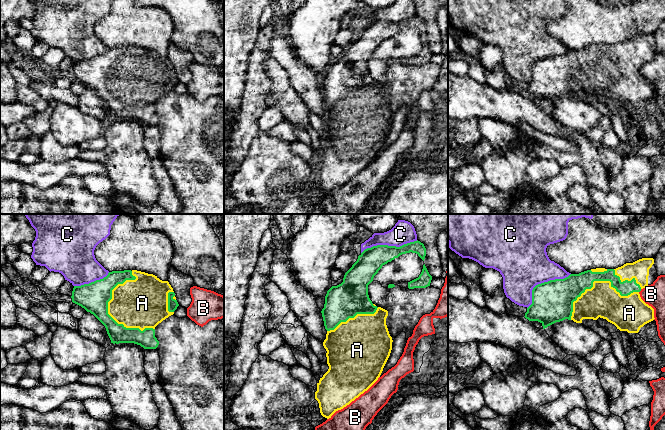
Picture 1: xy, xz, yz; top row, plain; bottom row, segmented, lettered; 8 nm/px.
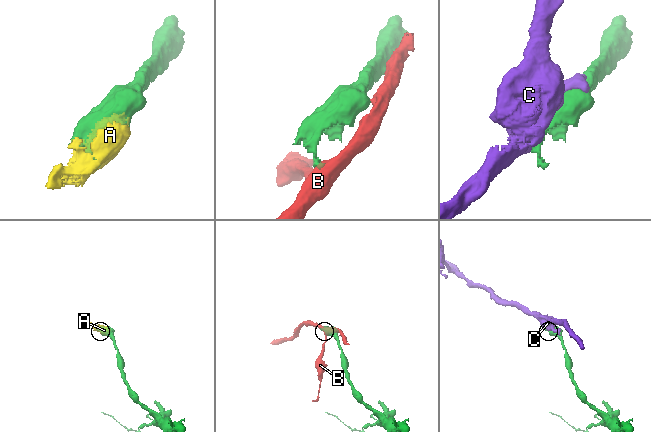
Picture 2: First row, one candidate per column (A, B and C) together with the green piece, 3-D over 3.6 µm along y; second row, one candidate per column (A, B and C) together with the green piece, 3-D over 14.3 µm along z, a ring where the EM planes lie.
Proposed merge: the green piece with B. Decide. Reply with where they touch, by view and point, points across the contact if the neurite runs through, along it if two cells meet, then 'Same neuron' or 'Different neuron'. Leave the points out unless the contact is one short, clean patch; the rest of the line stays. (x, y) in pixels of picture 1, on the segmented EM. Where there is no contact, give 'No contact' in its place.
Touches green at yz (640, 290). Boundary: yz (641, 289), (639, 292). Different neuron

